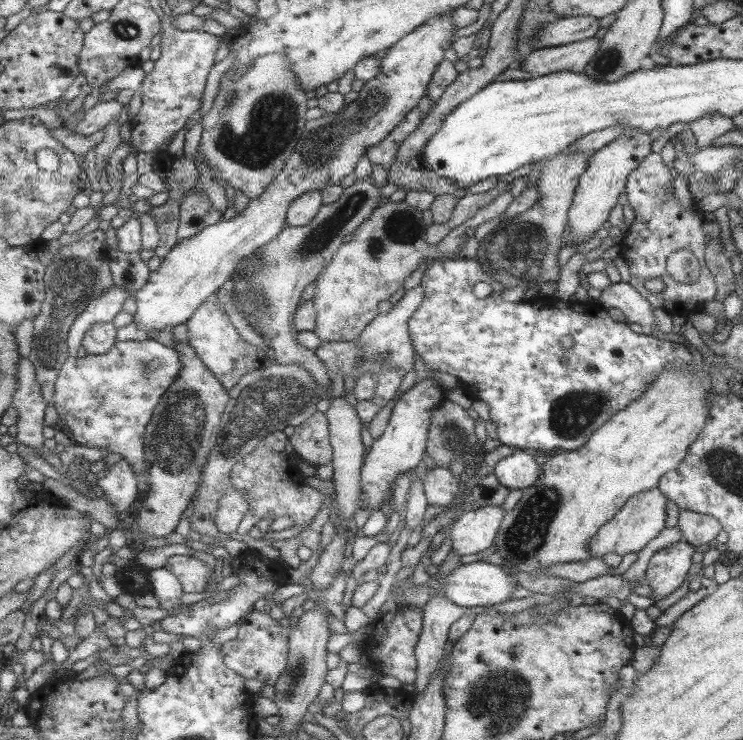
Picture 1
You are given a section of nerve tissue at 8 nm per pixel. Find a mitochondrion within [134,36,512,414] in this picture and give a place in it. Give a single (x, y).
(273, 127)

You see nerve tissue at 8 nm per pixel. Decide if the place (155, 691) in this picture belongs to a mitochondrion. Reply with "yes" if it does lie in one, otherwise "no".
no

